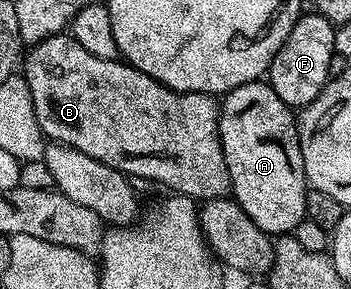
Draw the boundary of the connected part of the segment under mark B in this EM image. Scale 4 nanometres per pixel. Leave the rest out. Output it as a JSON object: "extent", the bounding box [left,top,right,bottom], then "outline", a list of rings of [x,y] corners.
{"extent":[23,32,230,200],"outline":[[[69,32],[52,34],[52,36],[44,38],[41,42],[32,43],[24,55],[23,68],[24,66],[23,75],[27,86],[31,90],[32,103],[35,108],[35,116],[38,117],[39,128],[50,143],[75,148],[79,152],[83,152],[83,156],[91,156],[91,160],[99,160],[111,168],[122,170],[130,179],[146,178],[149,182],[158,182],[159,185],[166,186],[169,192],[177,196],[184,196],[194,200],[208,200],[211,198],[224,198],[230,193],[227,160],[223,156],[223,144],[221,143],[221,111],[218,99],[214,95],[172,90],[163,84],[159,84],[159,80],[139,72],[124,60],[103,60],[99,56],[91,56],[91,52],[87,52],[87,48],[83,48],[83,44],[79,44],[79,40],[75,40],[72,33]]]}

